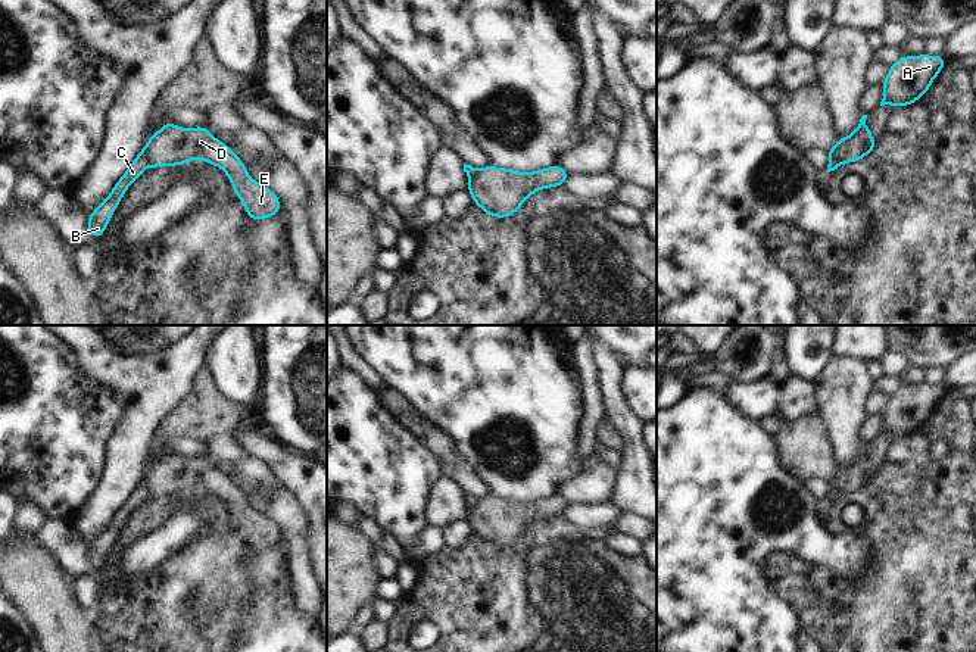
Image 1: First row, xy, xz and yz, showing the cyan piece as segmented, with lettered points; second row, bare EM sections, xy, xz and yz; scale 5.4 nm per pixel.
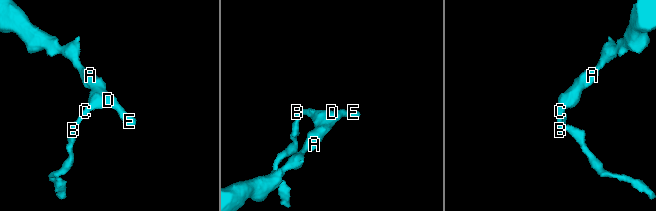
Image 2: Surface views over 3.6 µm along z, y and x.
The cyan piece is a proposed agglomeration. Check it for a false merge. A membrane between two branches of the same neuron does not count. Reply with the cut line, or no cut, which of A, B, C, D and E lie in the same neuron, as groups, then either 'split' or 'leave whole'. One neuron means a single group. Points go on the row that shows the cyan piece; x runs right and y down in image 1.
cut in xy along (143, 147), (149, 167); A D E / B C; split

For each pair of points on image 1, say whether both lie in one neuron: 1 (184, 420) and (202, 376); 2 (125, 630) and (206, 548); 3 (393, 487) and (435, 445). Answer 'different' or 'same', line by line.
1: same
2: same
3: different

